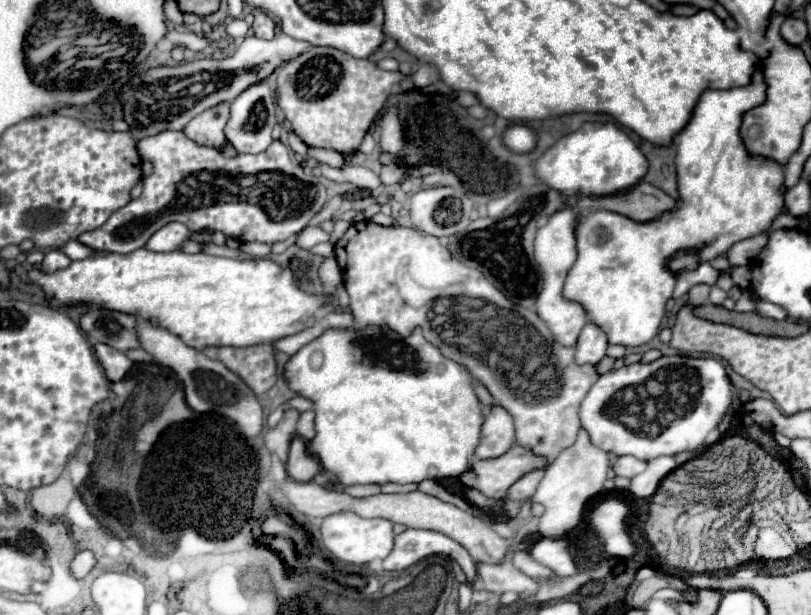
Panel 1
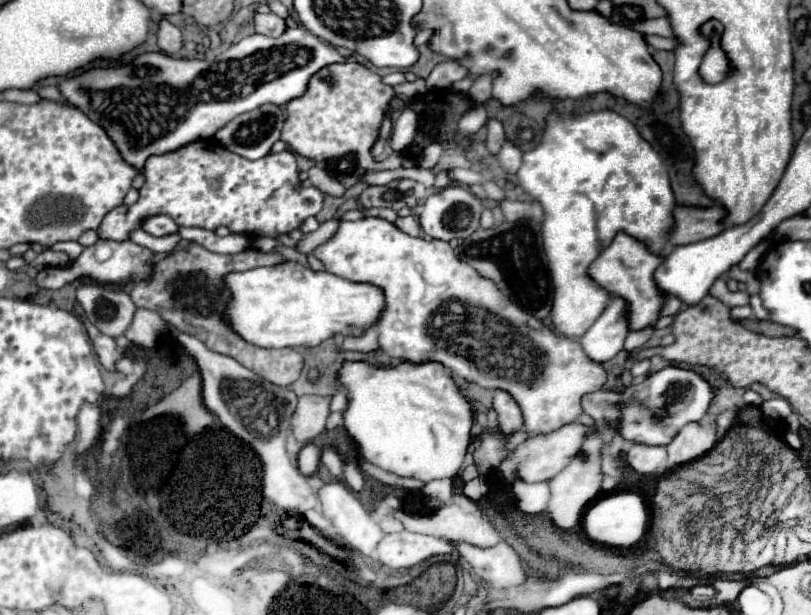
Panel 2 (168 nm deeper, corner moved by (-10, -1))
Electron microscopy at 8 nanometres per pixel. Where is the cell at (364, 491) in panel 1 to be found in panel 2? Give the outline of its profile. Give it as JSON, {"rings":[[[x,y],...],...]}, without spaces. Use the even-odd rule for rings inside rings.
{"rings":[[[322,447],[322,457],[320,457],[320,461],[330,469],[330,473],[334,475],[334,477],[338,477],[338,479],[342,479],[344,481],[344,475],[342,475],[342,465],[340,465],[340,461],[338,461],[338,453],[336,453],[336,449],[334,447]]]}

